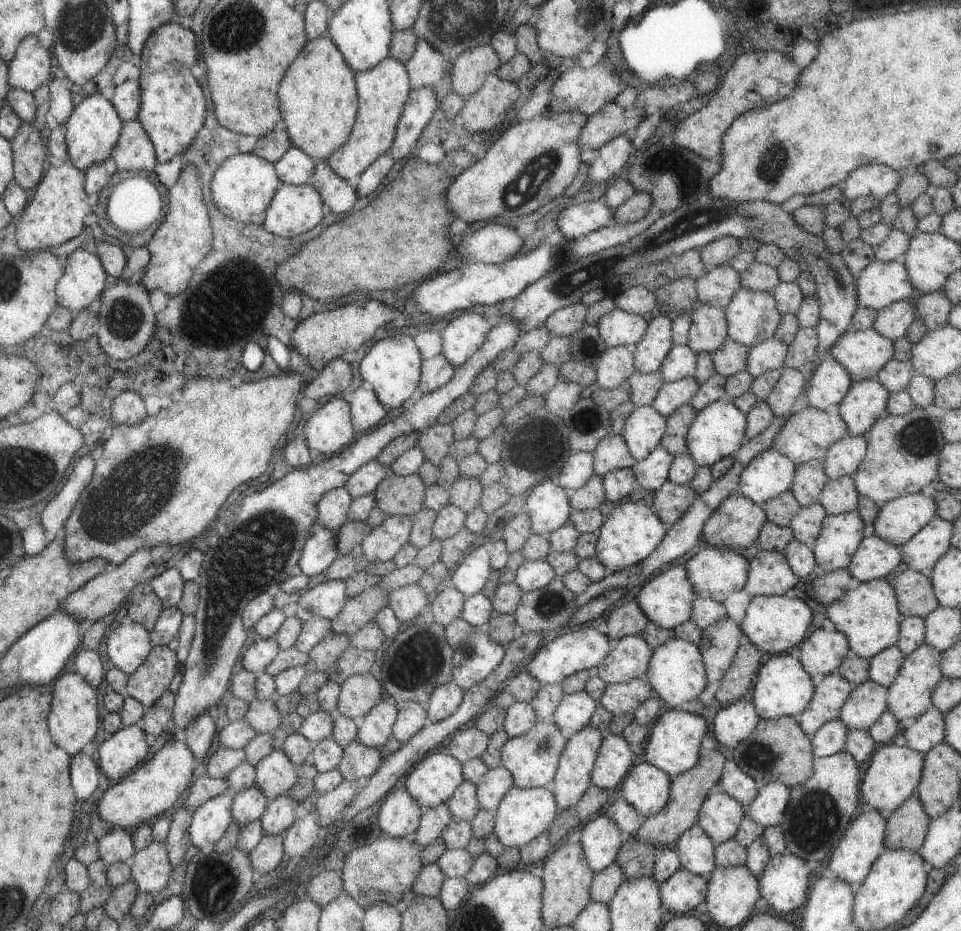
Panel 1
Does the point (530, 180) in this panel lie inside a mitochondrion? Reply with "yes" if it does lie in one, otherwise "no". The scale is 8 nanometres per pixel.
yes

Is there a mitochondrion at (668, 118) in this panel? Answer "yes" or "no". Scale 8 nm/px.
no

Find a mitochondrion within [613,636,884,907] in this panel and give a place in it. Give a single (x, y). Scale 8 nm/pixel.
(815, 809)

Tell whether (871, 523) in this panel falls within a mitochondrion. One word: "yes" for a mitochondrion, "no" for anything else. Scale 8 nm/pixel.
no

